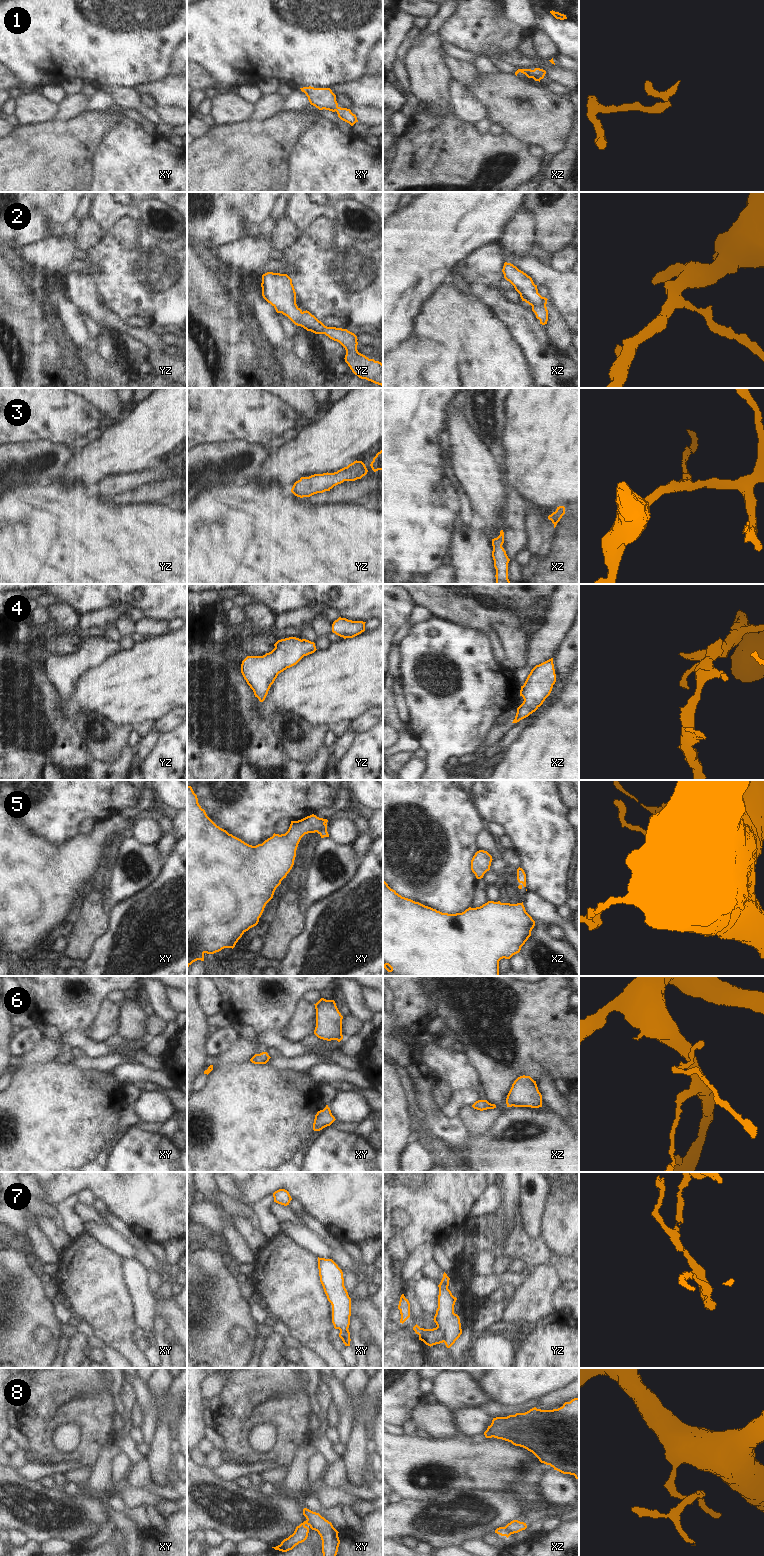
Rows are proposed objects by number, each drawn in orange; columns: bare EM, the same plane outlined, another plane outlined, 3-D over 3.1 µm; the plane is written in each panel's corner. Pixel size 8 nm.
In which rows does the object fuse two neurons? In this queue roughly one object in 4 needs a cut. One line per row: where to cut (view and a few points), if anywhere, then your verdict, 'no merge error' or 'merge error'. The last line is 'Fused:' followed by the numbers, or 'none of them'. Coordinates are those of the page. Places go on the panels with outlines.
1: no cut | no merge error
2: yz (302, 312), (299, 325) | merge error
3: no cut | no merge error
4: no cut | no merge error
5: no cut | no merge error
6: no cut | no merge error
7: yz (437, 1326), (443, 1332), (444, 1341) | merge error
8: xz (504, 1527), (506, 1535) | merge error
Fused: 2, 7, 8

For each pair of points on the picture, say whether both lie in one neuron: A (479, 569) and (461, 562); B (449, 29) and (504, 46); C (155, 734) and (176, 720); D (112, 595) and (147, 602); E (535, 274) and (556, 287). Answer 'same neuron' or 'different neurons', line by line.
A: same neuron
B: same neuron
C: same neuron
D: same neuron
E: same neuron

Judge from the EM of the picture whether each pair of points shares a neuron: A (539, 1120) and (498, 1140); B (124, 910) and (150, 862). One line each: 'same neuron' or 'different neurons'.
A: same neuron
B: different neurons

